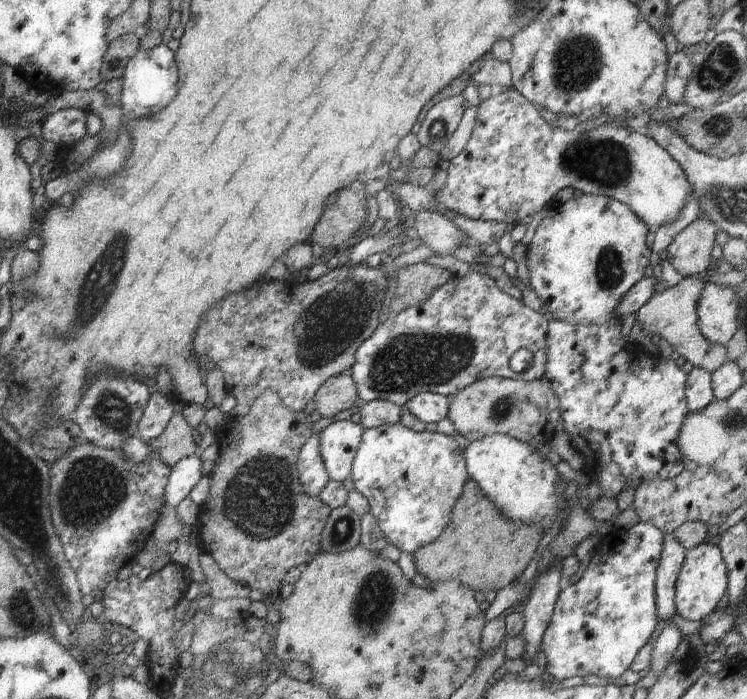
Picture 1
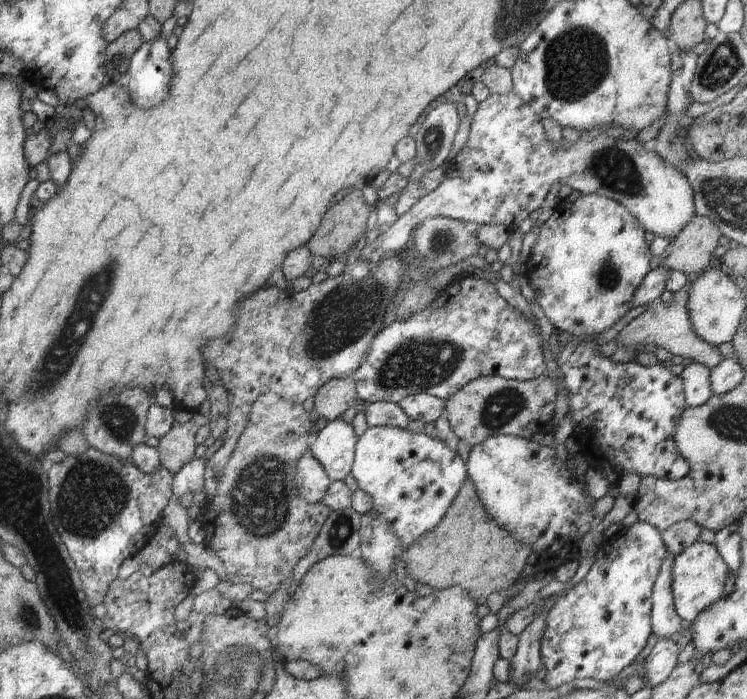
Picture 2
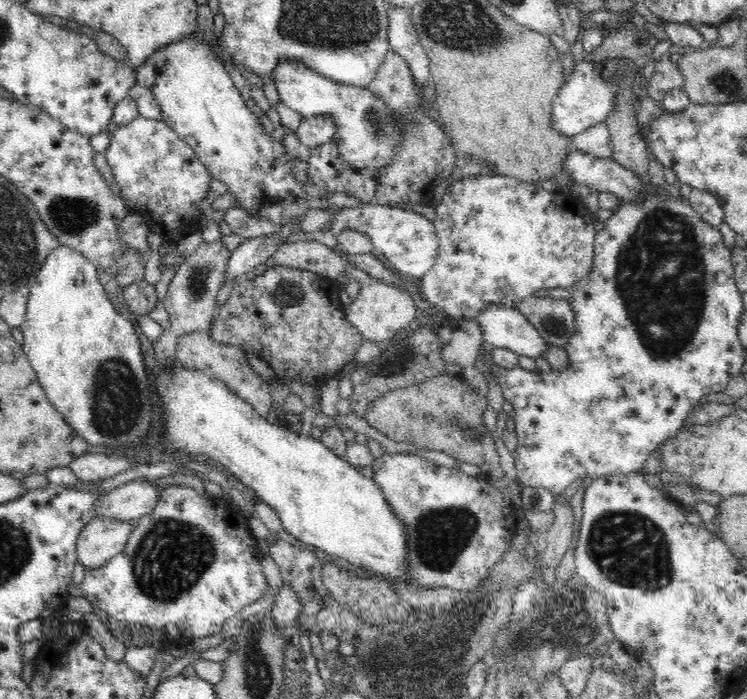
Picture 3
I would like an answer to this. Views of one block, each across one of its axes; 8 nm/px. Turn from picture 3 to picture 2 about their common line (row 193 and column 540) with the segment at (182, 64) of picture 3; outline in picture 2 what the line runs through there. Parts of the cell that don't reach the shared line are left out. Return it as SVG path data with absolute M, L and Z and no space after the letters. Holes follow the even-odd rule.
M582 194L575 202L559 203L552 216L540 228L537 243L533 248L533 254L526 263L528 282L535 291L536 301L556 331L568 332L568 334L572 334L576 338L580 338L580 336L596 336L596 334L606 332L606 330L612 328L626 312L633 308L634 292L638 290L638 286L642 284L642 280L644 280L648 271L651 270L650 260L653 257L650 245L646 242L644 234L646 234L644 227L630 214L630 211L611 198L594 194Z

